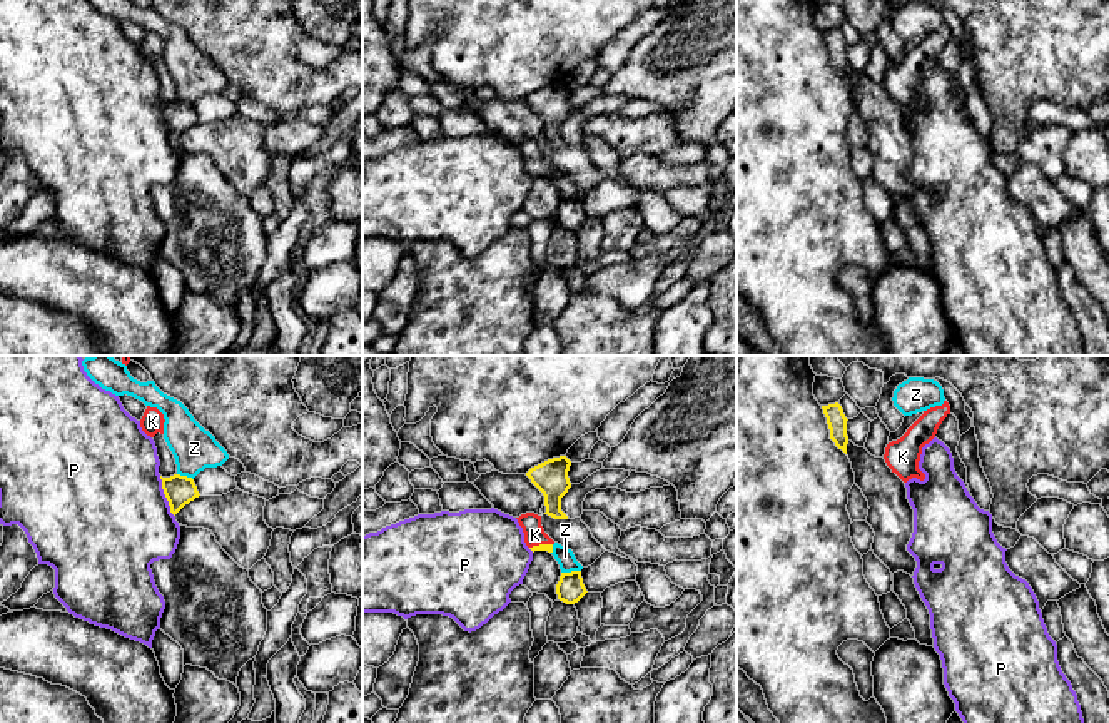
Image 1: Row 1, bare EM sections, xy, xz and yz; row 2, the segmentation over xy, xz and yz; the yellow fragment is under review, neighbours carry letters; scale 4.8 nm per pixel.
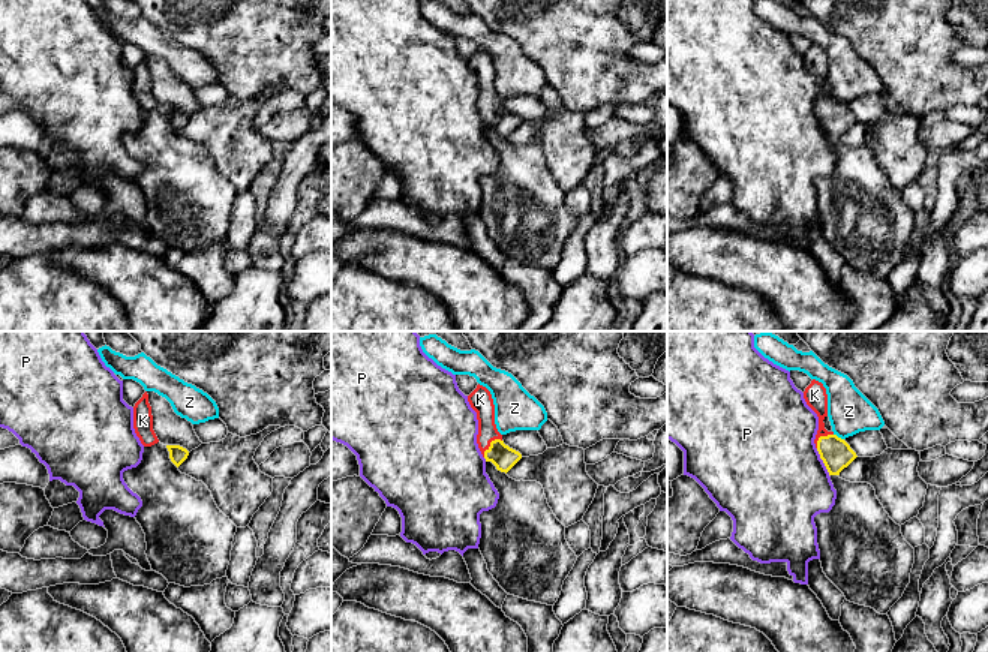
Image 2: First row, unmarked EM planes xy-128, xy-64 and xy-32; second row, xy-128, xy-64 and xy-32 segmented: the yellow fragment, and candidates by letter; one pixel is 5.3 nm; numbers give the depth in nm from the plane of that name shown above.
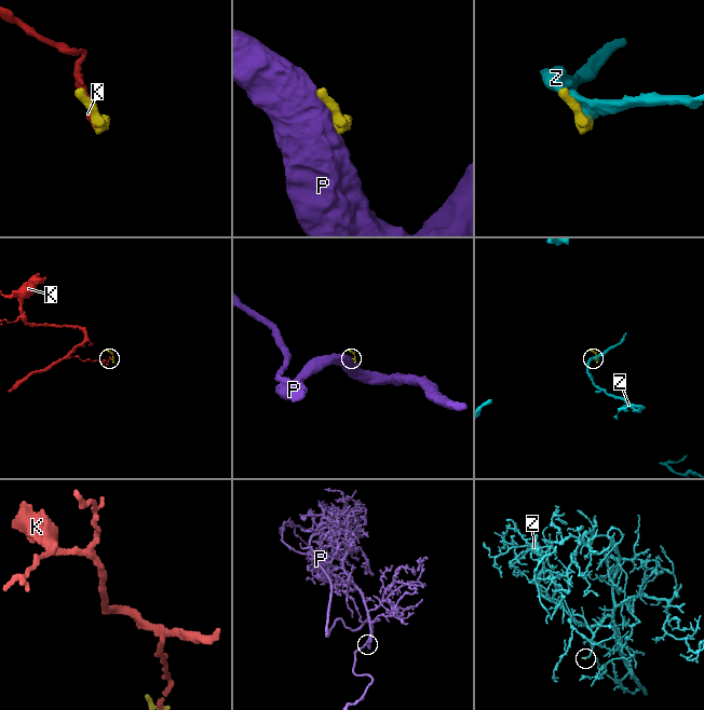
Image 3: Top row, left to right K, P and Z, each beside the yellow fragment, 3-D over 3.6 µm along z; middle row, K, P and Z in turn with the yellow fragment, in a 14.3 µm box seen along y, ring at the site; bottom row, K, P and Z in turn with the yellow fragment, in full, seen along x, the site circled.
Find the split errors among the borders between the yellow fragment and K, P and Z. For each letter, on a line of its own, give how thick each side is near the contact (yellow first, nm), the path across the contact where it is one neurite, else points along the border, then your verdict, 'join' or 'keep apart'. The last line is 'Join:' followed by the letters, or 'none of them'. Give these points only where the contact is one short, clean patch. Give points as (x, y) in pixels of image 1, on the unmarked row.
K: 40 nm thick on the yellow side, 100 nm on the other; runs through xz (548, 174), (540, 171), (535, 161); join
P: 140 nm thick on the yellow side, 500 nm on the other; border along xy (159, 102), (169, 137), (174, 142); keep apart
Z: 140 nm thick on the yellow side, 90 nm on the other; border along xz (580, 196), (562, 199); keep apart
Join: K

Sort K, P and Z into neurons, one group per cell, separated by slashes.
K / P / Z

